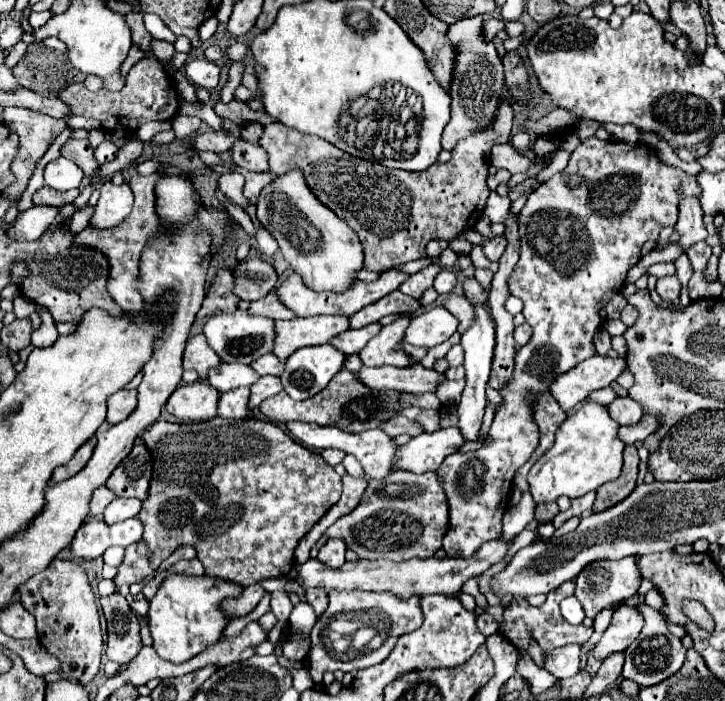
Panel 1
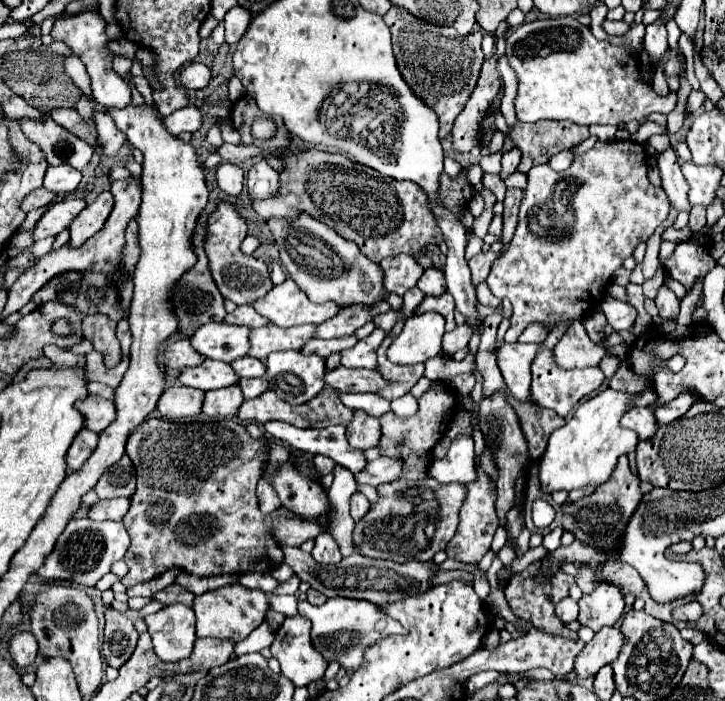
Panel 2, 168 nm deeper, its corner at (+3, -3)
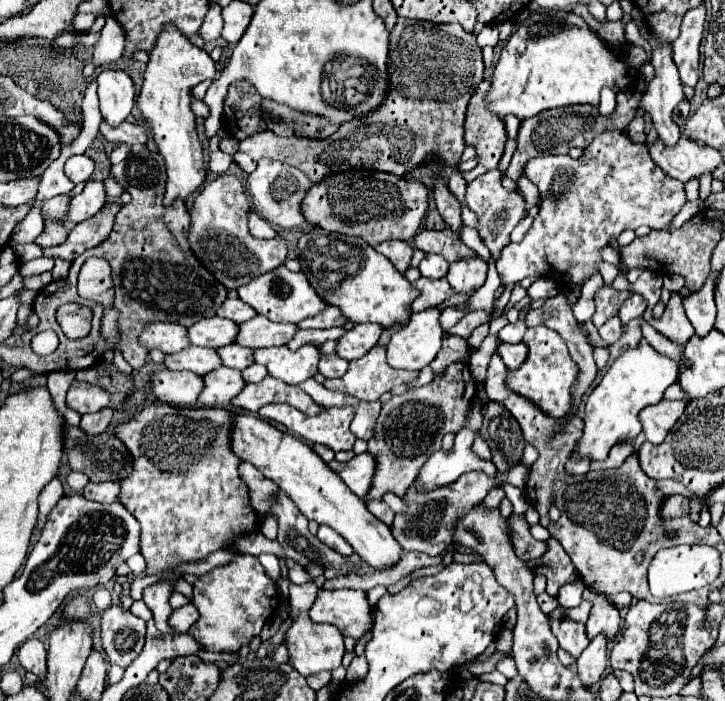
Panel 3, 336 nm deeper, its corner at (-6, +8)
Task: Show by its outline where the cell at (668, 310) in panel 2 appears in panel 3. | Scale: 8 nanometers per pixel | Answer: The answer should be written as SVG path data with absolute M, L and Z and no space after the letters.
M672 294L664 314L660 320L652 320L650 322L660 334L664 334L670 342L678 344L678 346L686 346L688 340L694 336L694 328L688 322L684 308L682 308L682 298L678 294Z

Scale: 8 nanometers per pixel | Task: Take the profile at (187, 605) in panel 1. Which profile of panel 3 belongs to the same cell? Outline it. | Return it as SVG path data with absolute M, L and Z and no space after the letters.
M186 604L186 606L172 612L170 626L174 628L176 634L186 634L196 620L198 620L198 610L194 608L194 604Z

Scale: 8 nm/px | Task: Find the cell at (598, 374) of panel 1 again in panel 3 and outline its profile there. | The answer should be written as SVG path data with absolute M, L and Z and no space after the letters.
M540 326L528 328L524 334L524 344L528 346L528 356L524 364L516 370L506 372L506 386L514 394L530 400L534 406L538 406L544 414L552 418L562 418L570 408L570 386L574 384L578 376L578 366L568 354L568 348L564 340L558 336L558 332Z

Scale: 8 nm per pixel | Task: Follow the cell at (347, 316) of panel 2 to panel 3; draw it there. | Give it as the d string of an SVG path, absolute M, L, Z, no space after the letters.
M326 306L320 314L300 320L296 326L298 328L332 328L332 326L344 326L344 324L346 320L342 320L342 314L338 312L338 308Z

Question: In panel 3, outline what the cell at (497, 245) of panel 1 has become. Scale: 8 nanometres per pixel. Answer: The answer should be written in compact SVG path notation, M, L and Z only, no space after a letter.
M476 256L470 260L452 262L446 280L450 282L454 294L472 296L486 282L486 272L488 272L488 264Z

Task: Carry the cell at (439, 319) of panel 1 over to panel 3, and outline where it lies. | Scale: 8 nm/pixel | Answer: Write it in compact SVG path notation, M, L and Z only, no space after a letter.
M438 308L412 314L410 324L392 334L386 348L386 362L396 370L422 370L428 366L436 358L442 344L438 316Z

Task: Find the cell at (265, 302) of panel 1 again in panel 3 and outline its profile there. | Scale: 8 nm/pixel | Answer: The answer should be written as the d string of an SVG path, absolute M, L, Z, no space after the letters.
M230 298L224 300L224 304L218 308L216 314L220 318L224 318L224 316L240 316L240 318L228 318L228 320L234 320L234 322L238 322L238 320L244 322L244 320L250 320L250 318L256 316L254 308L250 308L246 302L242 302L242 300L230 300Z

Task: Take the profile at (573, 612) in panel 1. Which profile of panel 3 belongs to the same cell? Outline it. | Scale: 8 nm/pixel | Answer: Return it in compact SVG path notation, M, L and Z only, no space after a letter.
M580 580L564 584L558 590L558 602L560 602L560 606L564 606L564 608L578 606L582 602L582 592L584 592L584 584Z

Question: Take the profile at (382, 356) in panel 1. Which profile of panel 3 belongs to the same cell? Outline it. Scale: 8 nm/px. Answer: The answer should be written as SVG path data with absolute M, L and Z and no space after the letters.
M356 324L354 328L346 330L342 338L338 338L336 354L344 360L354 360L358 356L364 356L370 348L376 346L380 334L382 328L378 328L376 324Z

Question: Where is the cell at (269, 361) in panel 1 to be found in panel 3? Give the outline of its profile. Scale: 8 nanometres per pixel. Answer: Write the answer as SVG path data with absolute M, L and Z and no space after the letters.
M228 344L228 346L222 346L216 350L216 354L220 356L222 364L228 366L228 368L236 368L236 370L242 370L242 368L248 368L250 362L254 362L254 352L250 348L242 348L238 344Z

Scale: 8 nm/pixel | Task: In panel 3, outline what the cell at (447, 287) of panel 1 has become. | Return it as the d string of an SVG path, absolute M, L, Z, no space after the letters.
M426 254L418 266L420 274L426 278L444 278L448 262L440 254Z

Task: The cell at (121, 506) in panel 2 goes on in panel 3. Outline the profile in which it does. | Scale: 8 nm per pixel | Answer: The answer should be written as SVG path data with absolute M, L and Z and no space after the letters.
M108 480L108 482L100 482L100 484L88 482L88 484L84 486L84 490L82 490L82 496L84 496L86 500L106 504L106 502L114 502L116 496L118 496L118 492L120 492L118 482L114 482L114 484L110 484L110 480Z

